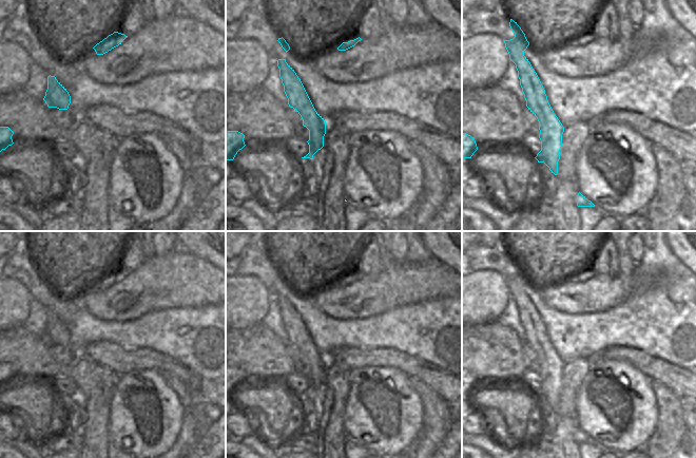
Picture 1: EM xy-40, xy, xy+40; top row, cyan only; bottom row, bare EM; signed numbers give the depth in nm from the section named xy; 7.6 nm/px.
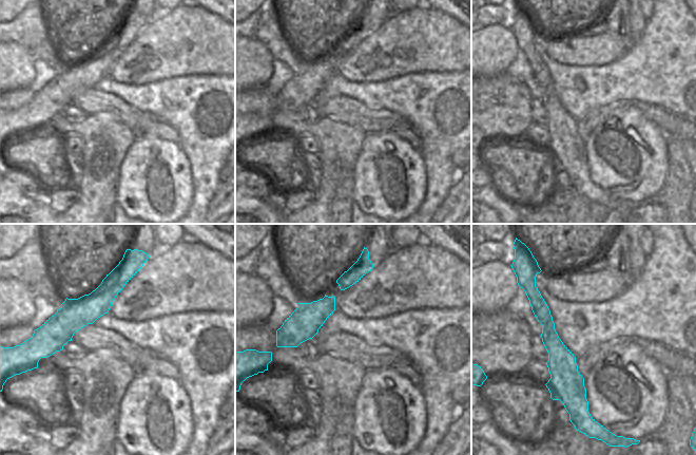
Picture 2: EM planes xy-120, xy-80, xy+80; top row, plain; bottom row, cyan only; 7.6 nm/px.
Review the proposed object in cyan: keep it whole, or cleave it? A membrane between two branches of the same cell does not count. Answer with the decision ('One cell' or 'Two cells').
Two cells.

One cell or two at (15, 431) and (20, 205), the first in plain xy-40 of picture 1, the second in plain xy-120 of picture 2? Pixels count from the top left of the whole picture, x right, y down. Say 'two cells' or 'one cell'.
two cells

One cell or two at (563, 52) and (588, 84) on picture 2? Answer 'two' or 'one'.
two

